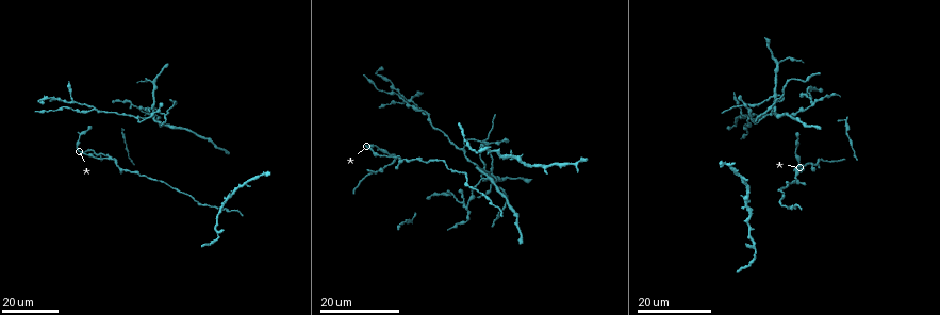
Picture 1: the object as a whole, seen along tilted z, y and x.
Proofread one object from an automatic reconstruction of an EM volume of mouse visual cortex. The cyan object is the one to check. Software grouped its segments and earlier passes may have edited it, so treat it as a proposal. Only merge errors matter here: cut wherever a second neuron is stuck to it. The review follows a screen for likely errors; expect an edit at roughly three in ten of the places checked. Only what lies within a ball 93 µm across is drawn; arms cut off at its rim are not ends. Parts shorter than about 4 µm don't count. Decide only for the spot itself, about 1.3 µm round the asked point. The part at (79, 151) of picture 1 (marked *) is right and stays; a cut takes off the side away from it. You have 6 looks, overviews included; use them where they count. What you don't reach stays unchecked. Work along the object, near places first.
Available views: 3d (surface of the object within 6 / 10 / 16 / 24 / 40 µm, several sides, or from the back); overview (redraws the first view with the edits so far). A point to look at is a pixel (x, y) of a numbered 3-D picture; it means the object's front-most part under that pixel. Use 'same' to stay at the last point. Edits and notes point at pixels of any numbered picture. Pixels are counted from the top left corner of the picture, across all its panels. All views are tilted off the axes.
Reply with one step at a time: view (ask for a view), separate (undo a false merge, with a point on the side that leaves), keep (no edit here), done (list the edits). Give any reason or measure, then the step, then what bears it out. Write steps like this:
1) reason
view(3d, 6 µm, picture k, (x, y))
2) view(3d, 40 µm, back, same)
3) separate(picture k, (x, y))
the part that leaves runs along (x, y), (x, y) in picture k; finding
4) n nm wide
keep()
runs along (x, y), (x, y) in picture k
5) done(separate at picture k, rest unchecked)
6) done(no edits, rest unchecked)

view(3d, 24 µm, picture 1, (110, 155))

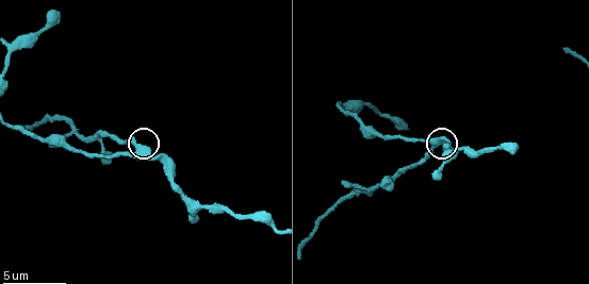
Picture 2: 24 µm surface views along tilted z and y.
view(3d, 6 µm, picture 2, (435, 147))

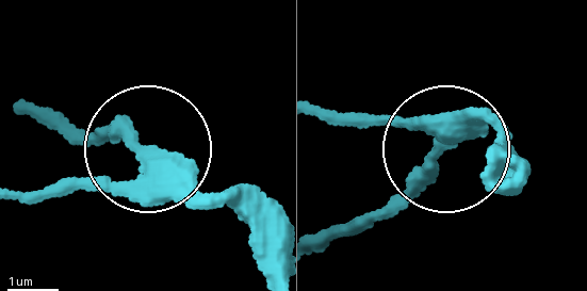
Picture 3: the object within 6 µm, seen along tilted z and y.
separate(picture 3, (114, 123))
the part that leaves runs along (148, 155), (36, 119) in picture 3; a second neuron is stuck on

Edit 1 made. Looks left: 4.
view(overview)

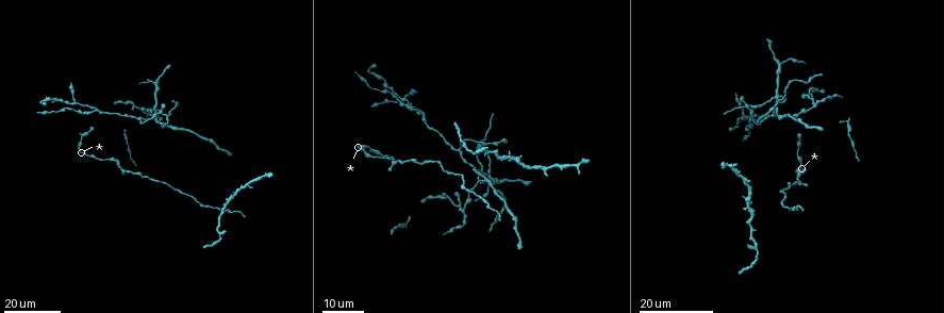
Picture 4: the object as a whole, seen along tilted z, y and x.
four or more arms meet
view(3d, 16 µm, picture 4, (779, 96))

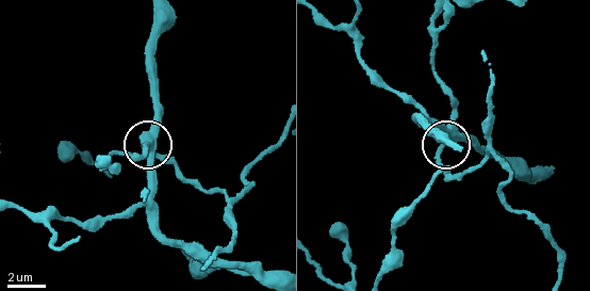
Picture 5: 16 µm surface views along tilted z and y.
zoom in
view(3d, 6 µm, same)

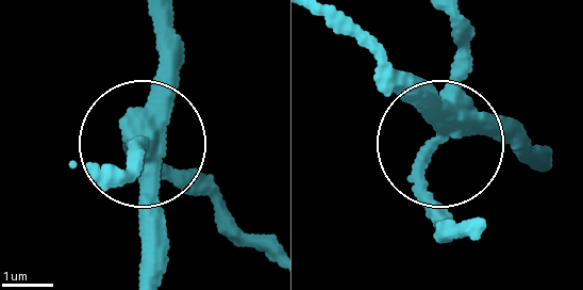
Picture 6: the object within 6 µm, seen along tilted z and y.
side arm 20 µm
separate(picture 6, (136, 154))
two neurons meet here

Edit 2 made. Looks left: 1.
done(separate at picture 3, separate at picture 6, rest unchecked)

